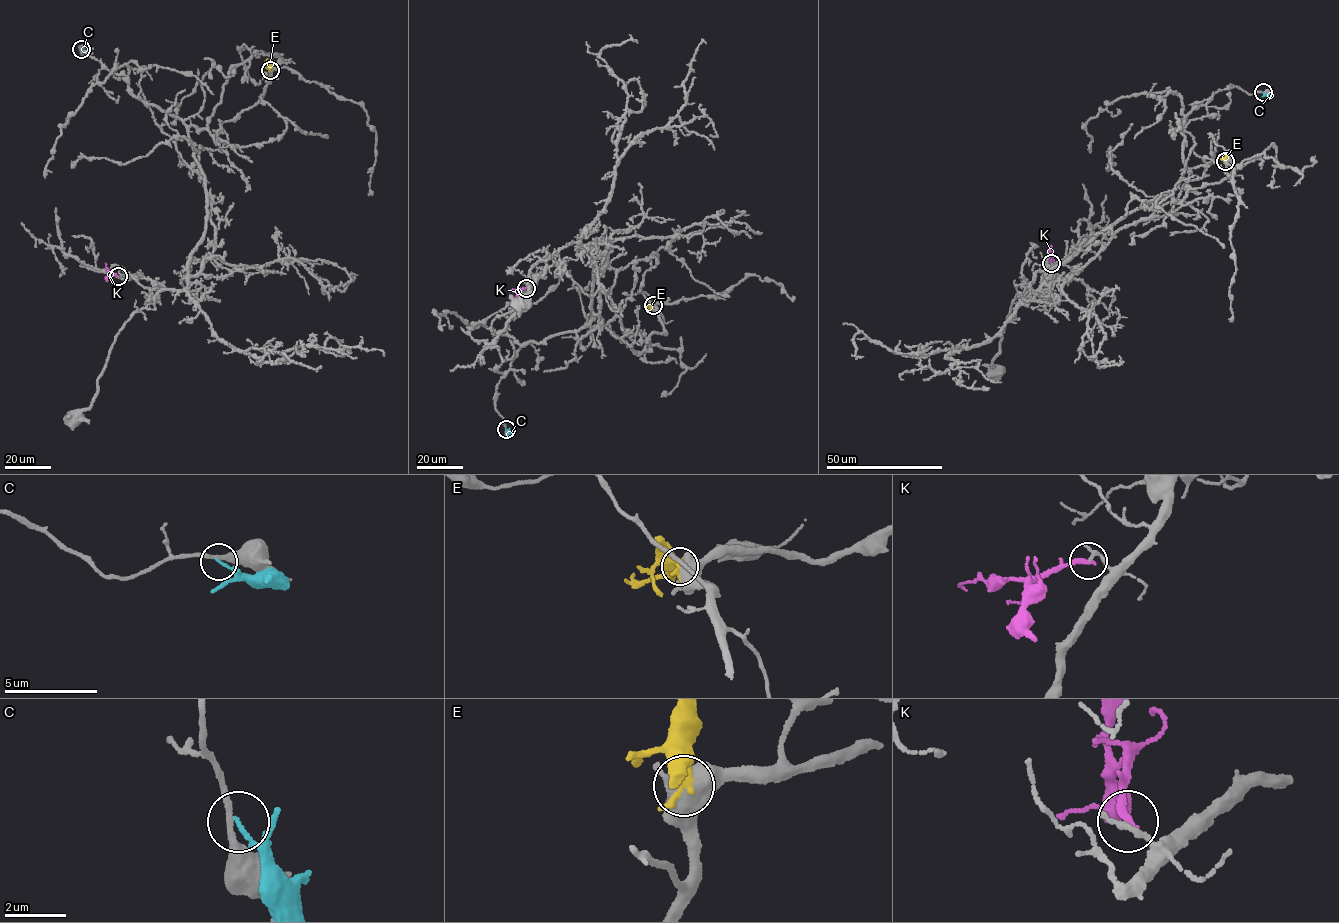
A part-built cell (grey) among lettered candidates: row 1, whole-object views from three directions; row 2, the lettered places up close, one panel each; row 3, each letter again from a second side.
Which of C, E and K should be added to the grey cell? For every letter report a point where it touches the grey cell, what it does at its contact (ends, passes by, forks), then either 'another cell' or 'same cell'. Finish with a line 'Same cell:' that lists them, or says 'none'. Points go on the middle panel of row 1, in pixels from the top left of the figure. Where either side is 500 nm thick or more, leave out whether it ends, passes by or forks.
C: contact (506, 429); it ends; another cell
E: contact (653, 305); another cell
K: contact (526, 288); it ends; another cell
Same cell: none

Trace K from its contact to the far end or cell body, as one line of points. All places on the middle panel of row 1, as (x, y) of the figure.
K: (526, 288), (511, 291)

